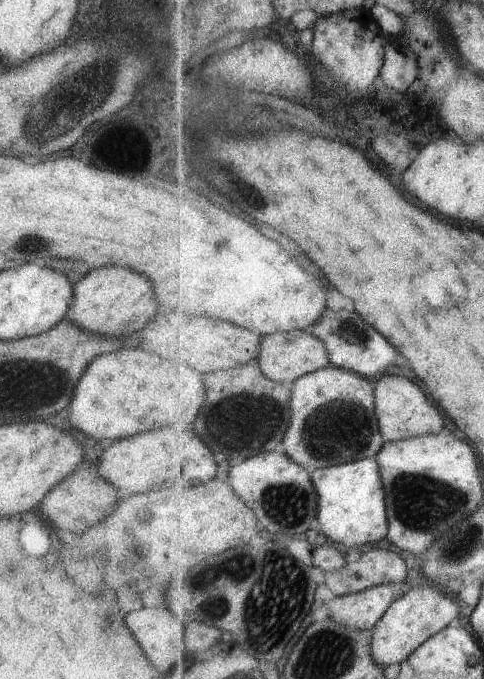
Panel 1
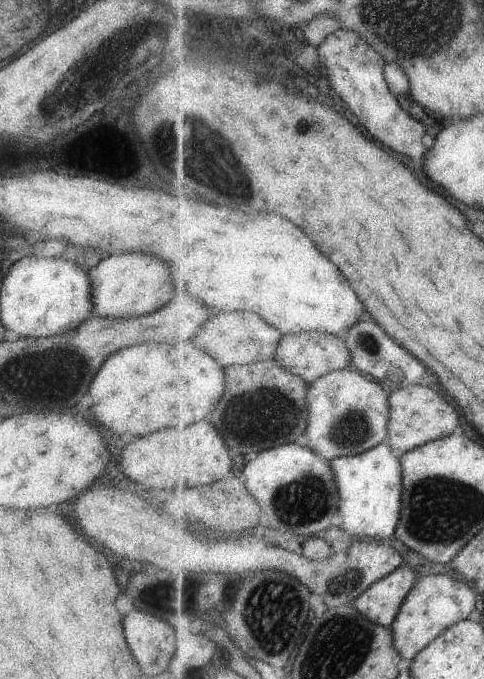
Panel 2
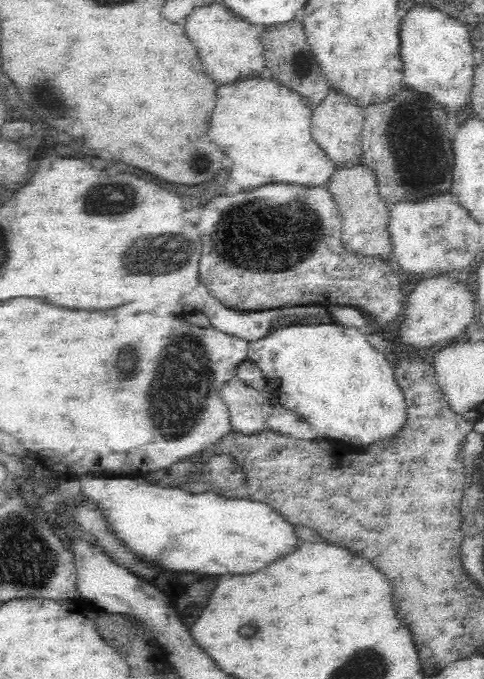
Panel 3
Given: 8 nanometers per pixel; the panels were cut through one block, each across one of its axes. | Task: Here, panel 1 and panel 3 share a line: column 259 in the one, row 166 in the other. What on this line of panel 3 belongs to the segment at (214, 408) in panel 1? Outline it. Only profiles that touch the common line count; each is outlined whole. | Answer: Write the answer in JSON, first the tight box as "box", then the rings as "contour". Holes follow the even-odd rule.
{"box":[361,89,455,207],"contour":[[[402,89],[390,102],[364,108],[361,143],[362,162],[376,175],[380,199],[389,207],[400,201],[418,204],[450,190],[455,154],[446,128],[446,112],[428,97]]]}

